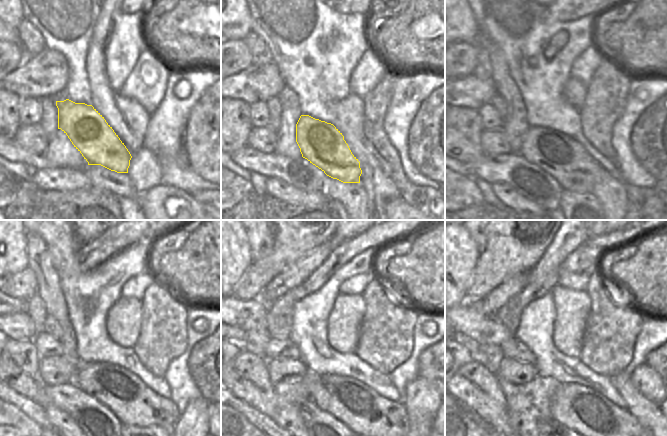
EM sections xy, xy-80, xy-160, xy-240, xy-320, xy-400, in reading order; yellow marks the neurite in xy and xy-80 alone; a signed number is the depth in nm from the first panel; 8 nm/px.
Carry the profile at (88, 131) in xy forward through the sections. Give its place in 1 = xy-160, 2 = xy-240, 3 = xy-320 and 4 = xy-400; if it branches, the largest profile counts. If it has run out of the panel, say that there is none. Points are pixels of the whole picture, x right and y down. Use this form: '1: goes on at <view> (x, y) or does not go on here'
1: goes on at xy-160 (563, 158)
2: goes on at xy-240 (124, 393)
3: goes on at xy-320 (365, 412)
4: goes on at xy-400 (578, 407)

